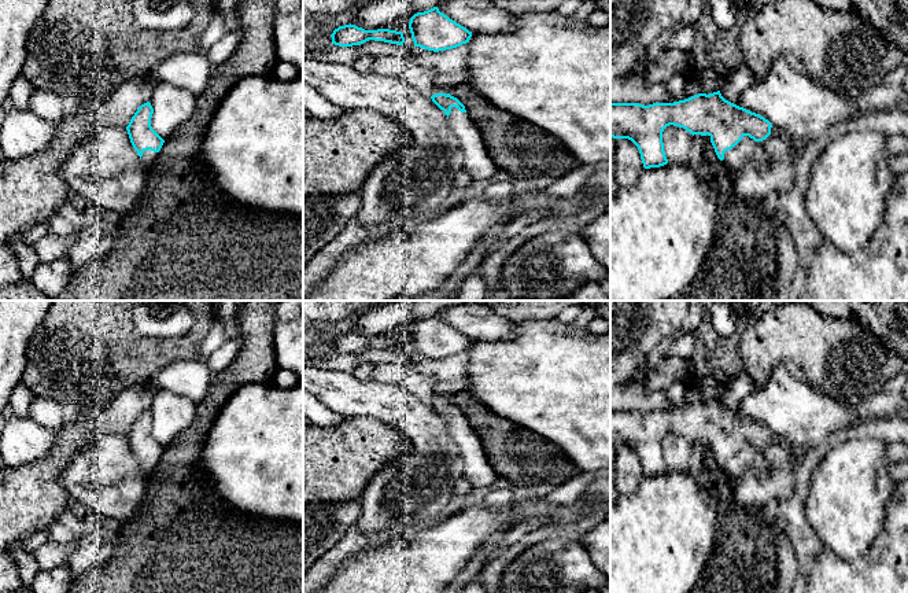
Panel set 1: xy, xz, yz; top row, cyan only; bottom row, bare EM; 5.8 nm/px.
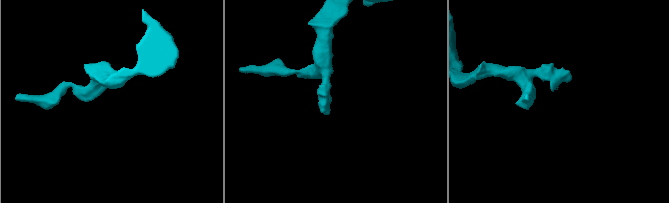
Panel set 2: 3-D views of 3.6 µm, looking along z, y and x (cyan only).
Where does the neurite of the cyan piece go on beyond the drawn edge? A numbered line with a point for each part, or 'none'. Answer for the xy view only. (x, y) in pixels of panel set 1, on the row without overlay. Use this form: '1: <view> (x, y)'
1: xy (148, 464)

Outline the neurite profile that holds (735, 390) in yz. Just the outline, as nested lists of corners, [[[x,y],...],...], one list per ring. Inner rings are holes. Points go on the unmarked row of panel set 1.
[[[743,372],[726,384],[720,401],[726,408],[734,410],[742,402],[742,399],[753,391],[753,379]]]

